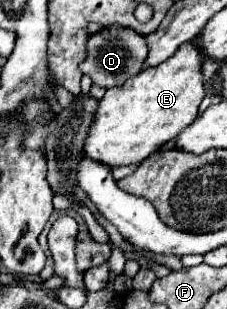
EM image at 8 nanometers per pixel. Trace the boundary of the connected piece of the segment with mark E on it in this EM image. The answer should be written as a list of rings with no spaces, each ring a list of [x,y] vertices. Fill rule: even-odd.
[[[186,42],[156,68],[146,68],[120,88],[108,88],[98,102],[94,120],[84,138],[84,154],[108,168],[132,166],[146,160],[196,118],[198,106],[206,96],[200,66],[200,52],[192,42]]]

